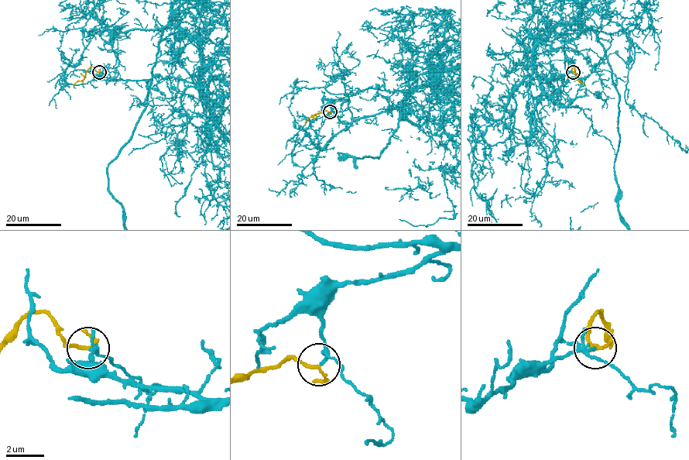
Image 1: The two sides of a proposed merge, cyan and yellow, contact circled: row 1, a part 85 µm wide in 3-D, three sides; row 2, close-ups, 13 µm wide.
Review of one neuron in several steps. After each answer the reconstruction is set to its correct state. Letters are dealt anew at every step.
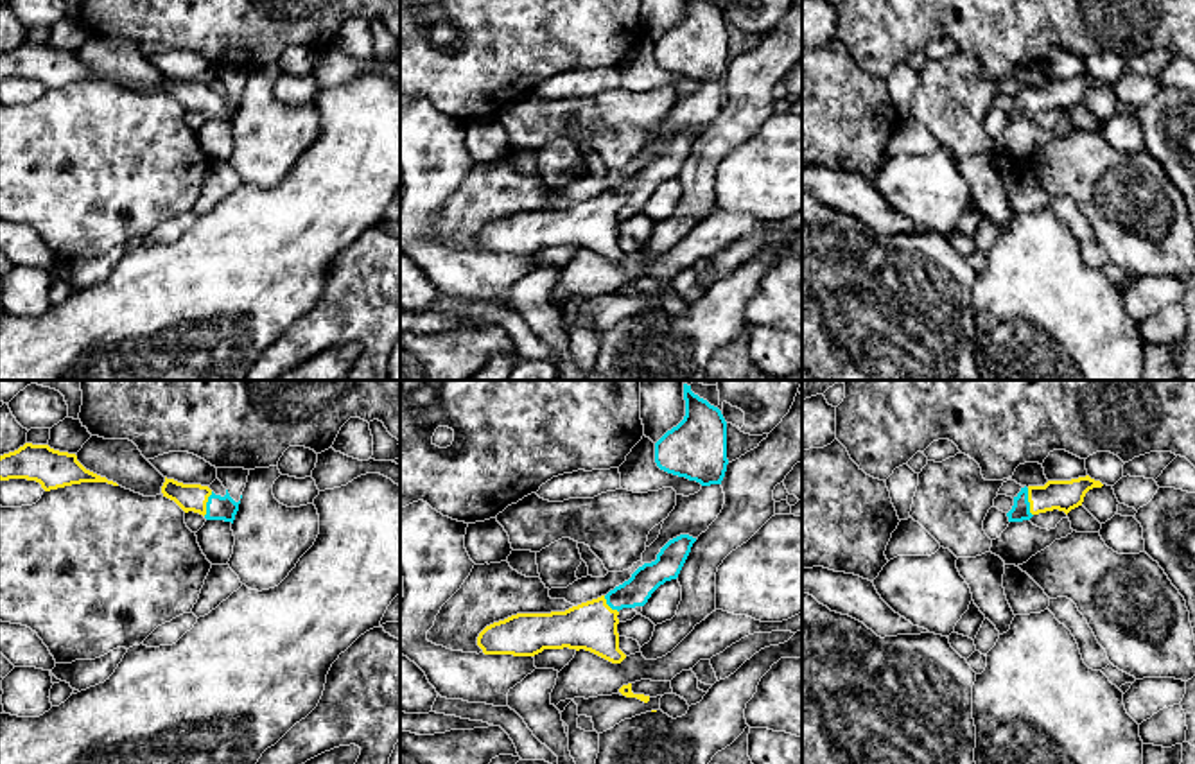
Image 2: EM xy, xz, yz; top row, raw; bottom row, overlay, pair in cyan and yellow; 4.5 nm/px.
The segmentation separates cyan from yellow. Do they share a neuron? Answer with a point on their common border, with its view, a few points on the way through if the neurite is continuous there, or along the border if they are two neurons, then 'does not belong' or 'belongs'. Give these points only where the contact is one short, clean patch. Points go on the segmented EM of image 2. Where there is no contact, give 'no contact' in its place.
yz (1029, 503) | across yz (1020, 512), (1029, 503), (1064, 495) | belongs

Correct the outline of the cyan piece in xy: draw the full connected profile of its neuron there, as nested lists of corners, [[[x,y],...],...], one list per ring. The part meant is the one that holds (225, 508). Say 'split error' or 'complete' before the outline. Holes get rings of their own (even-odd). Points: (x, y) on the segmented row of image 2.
split error; [[[167,479],[161,486],[163,497],[174,500],[185,513],[194,511],[203,515],[206,520],[235,520],[239,502],[235,502],[228,490],[226,495],[215,495],[208,486],[183,484],[174,479]]]

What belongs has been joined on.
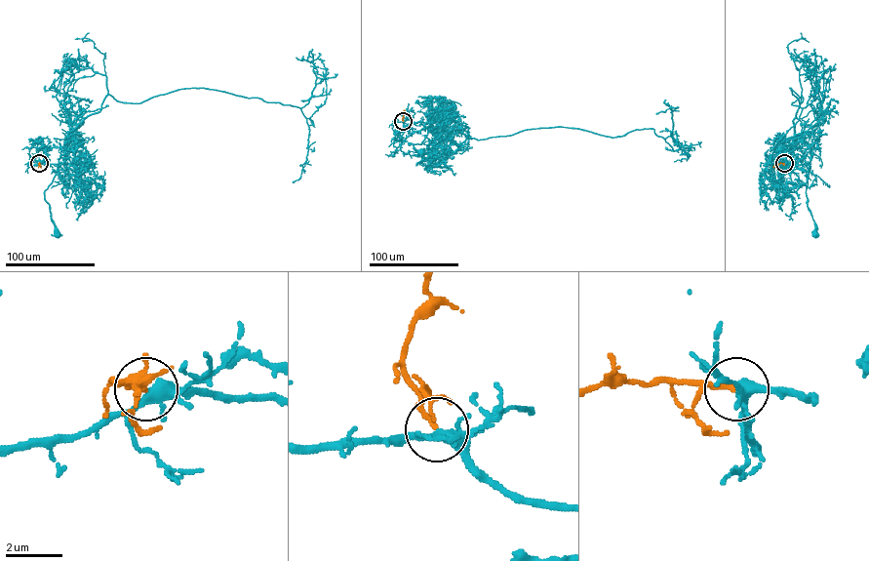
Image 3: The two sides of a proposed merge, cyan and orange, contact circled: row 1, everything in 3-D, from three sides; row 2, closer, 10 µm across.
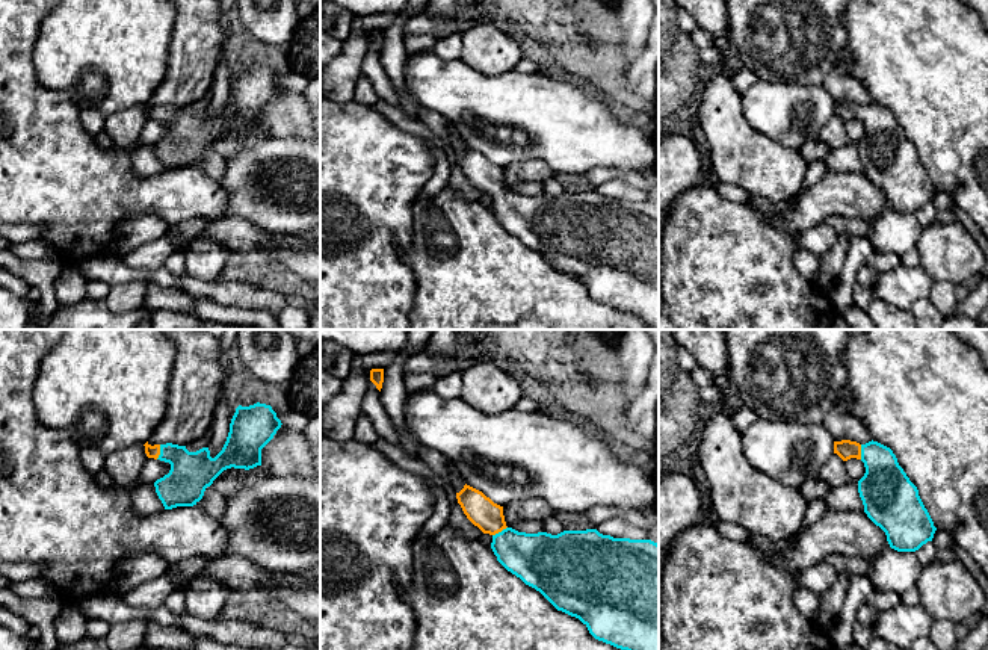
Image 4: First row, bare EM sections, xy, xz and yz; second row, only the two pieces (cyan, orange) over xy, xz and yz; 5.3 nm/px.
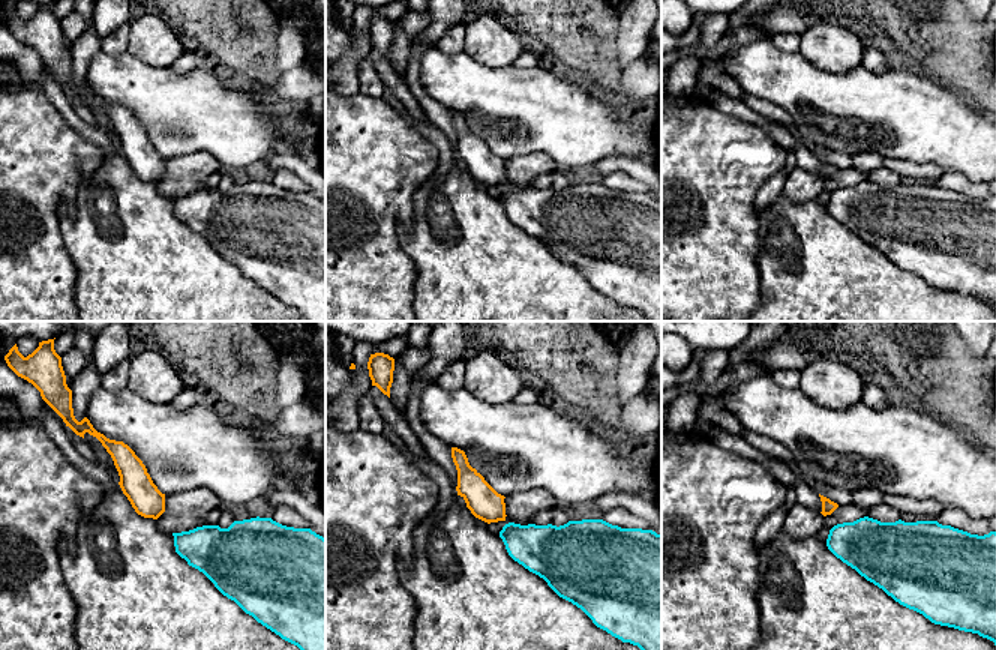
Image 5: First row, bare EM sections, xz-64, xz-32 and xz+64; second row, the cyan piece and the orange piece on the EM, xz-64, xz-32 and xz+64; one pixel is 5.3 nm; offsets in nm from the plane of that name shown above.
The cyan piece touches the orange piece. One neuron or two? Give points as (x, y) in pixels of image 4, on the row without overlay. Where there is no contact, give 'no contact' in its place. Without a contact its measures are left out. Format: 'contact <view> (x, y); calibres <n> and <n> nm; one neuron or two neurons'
contact xy (160, 114); calibres 220 and 60 nm; one neuron

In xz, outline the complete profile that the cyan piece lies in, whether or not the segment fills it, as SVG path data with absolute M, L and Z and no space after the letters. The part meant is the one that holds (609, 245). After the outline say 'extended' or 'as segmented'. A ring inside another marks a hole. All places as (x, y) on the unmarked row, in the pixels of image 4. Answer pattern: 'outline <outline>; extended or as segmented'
outline M464 147L456 154L467 180L492 198L497 222L539 252L557 272L579 280L606 305L641 317L659 330L659 206L651 201L613 200L597 190L526 195L506 187L503 168Z; extended

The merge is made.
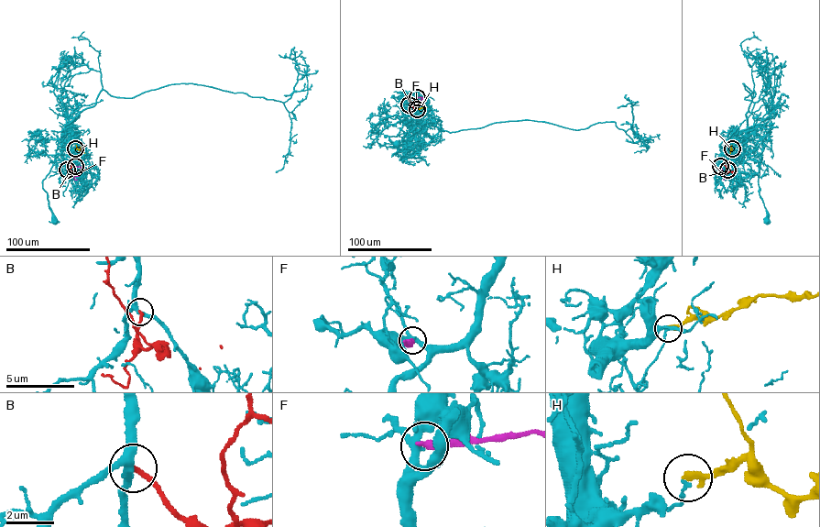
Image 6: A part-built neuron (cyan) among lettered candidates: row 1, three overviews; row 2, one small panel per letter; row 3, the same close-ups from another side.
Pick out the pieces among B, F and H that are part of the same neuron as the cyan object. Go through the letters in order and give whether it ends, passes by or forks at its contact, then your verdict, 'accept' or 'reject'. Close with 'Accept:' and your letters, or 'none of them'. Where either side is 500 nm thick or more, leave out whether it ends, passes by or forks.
B: it ends | reject
F: it ends | reject
H: it ends | reject
Accept: none of them

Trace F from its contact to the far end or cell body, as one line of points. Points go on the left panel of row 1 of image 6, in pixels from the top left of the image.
F: (75, 166), (81, 168), (79, 175), (74, 178), (77, 180)

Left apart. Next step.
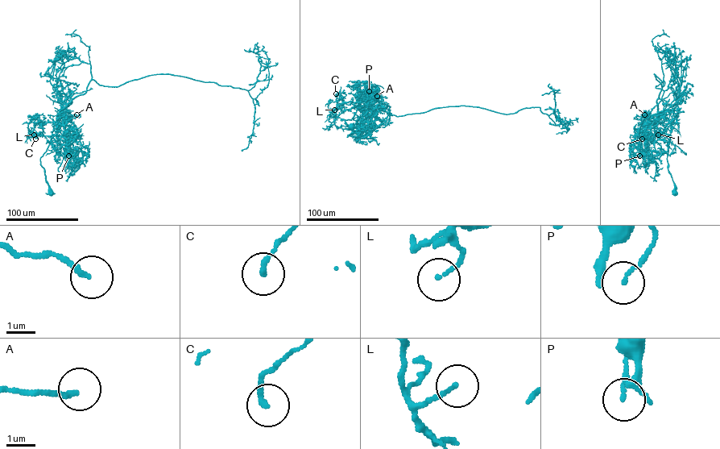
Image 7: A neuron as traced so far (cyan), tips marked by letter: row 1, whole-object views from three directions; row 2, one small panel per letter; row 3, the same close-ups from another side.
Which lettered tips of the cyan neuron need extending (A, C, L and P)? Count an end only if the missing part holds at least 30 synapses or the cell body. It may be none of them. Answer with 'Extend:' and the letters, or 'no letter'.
Extend: A, P

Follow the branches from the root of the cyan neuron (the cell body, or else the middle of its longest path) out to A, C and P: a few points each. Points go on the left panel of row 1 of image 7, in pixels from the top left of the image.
A: (51, 193), (40, 158), (50, 143), (55, 121), (66, 114), (76, 114)
C: (51, 193), (40, 158), (50, 143), (55, 121), (64, 126), (64, 136), (35, 135), (35, 139)
P: (51, 193), (40, 158), (50, 143), (56, 121), (64, 126), (68, 155)

